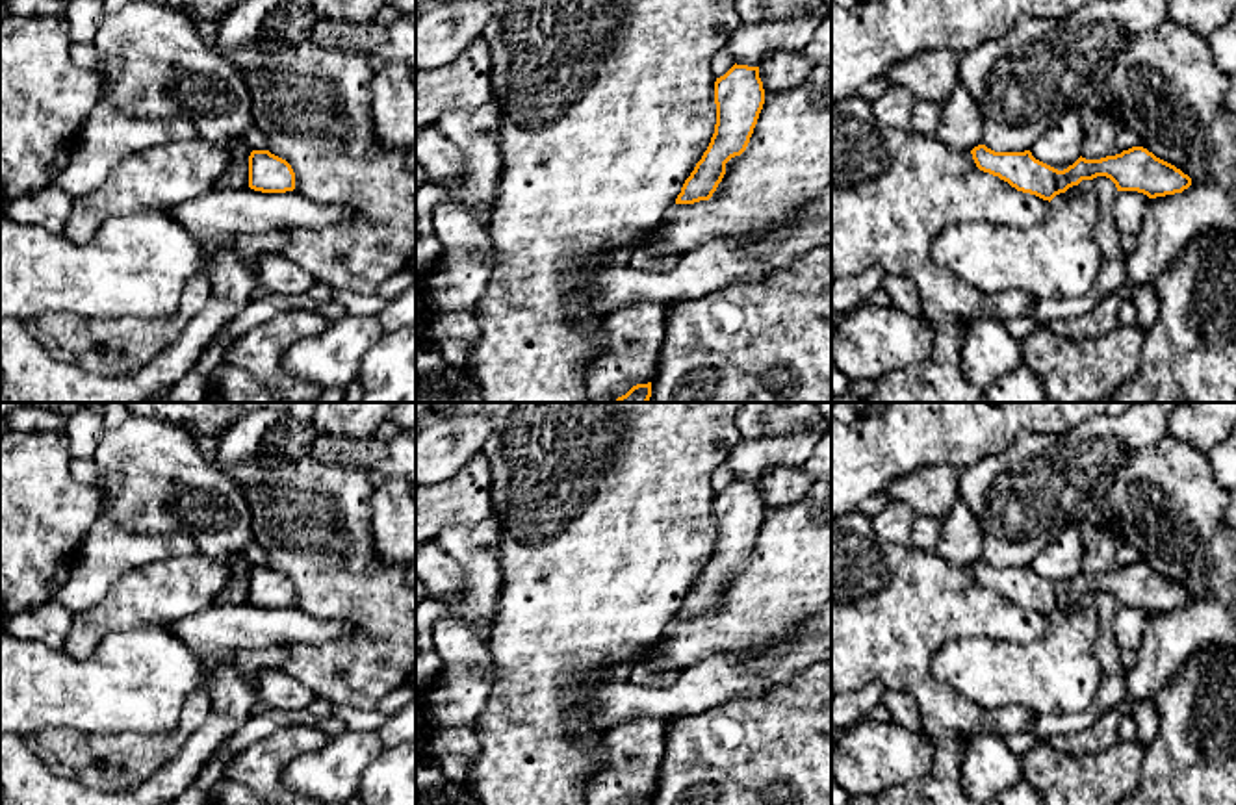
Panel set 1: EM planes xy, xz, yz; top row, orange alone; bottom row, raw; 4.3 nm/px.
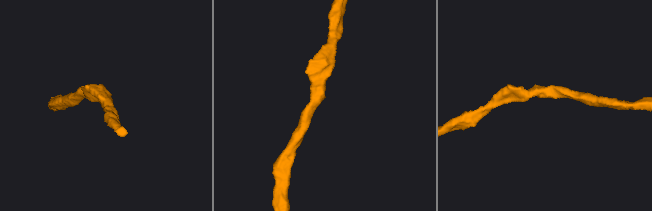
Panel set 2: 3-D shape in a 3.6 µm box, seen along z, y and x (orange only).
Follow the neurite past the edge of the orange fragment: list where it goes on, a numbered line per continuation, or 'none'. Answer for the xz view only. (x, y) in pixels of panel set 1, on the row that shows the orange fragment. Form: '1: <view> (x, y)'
none

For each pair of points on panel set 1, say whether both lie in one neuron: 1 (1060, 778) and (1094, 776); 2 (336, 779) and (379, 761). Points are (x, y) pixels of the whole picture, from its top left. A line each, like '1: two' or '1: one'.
1: one
2: one

